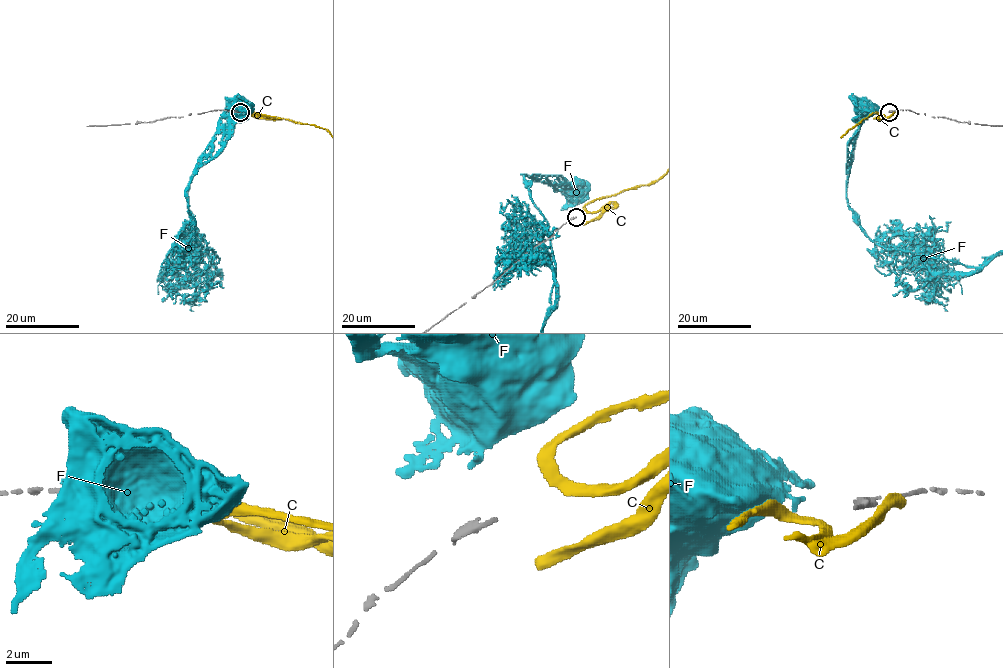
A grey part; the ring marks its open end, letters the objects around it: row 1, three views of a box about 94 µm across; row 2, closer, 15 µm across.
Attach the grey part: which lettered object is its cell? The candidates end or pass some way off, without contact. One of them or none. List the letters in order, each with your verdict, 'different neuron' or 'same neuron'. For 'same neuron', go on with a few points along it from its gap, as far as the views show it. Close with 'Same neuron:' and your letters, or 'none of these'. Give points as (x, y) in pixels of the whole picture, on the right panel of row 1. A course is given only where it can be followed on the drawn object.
C: different neuron
F: different neuron
Same neuron: none of these

